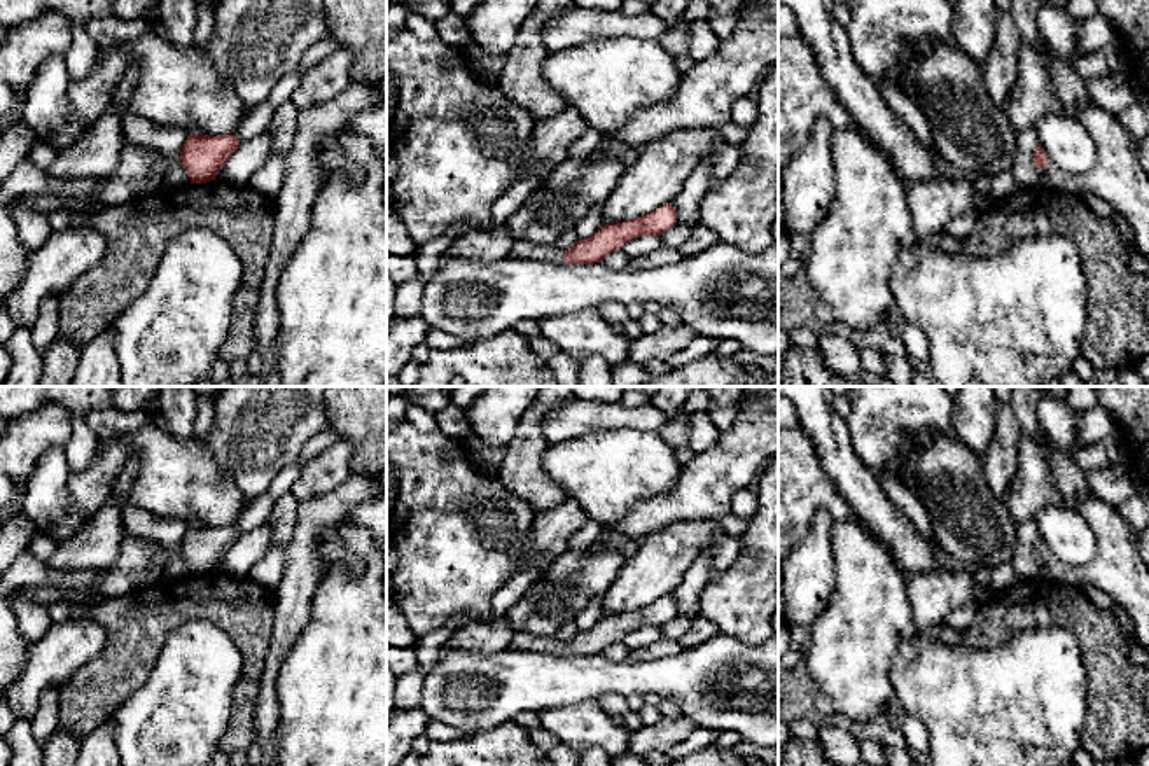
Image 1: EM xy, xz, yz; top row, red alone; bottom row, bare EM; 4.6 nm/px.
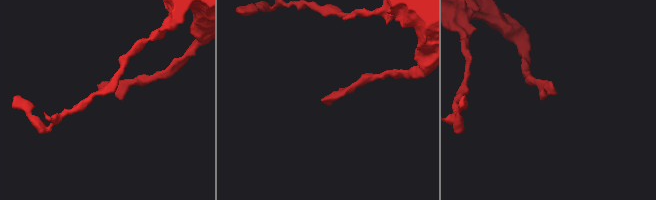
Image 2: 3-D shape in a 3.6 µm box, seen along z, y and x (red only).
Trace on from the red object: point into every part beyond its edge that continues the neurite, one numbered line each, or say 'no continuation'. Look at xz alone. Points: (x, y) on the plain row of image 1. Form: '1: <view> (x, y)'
1: xz (522, 640)

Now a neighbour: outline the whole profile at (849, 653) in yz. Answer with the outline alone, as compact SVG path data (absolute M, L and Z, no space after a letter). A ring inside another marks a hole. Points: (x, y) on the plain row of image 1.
M857 516L832 521L831 544L836 581L803 659L832 710L867 724L895 701L892 659L918 633L908 572Z

